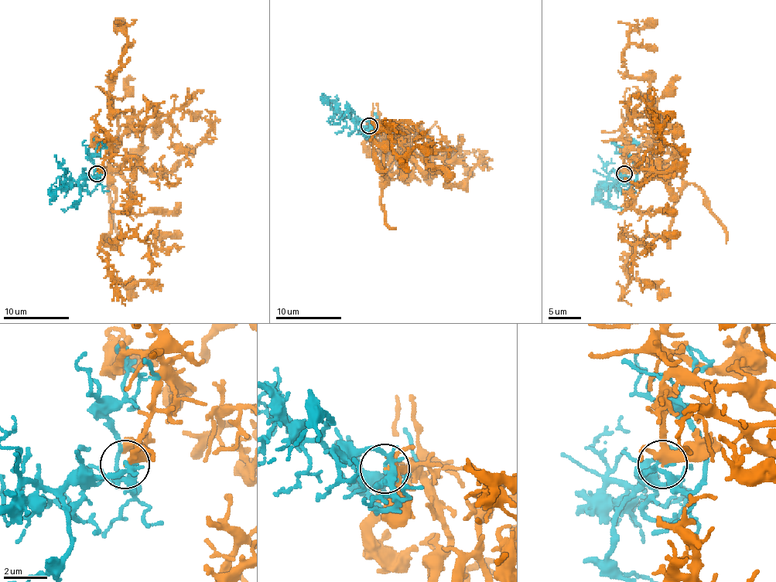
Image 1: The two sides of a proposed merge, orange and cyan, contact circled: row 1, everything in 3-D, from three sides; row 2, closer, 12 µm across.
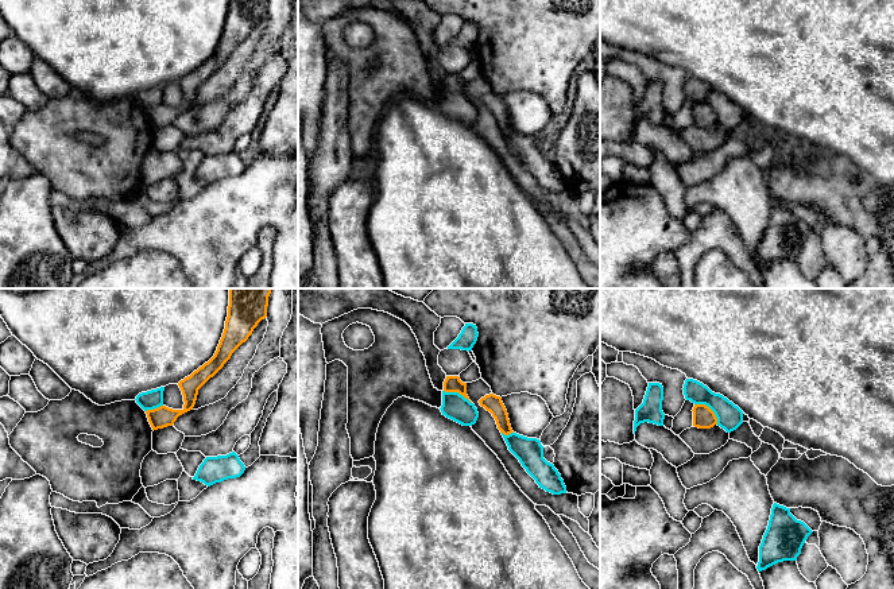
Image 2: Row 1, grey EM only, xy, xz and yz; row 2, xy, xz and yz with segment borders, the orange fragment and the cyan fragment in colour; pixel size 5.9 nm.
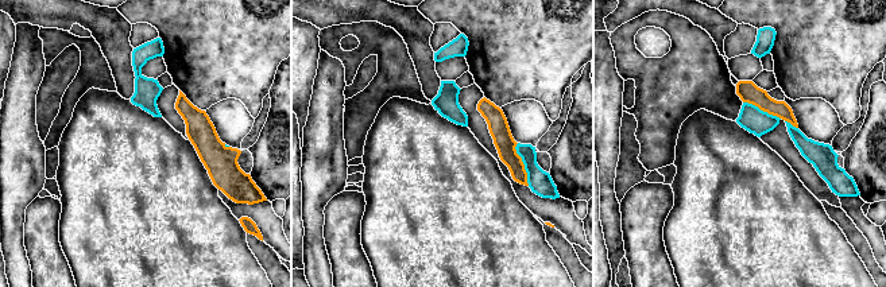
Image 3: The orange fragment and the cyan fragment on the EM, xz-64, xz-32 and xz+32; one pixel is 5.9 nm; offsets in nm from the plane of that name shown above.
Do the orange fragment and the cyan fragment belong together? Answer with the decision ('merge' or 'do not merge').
do not merge

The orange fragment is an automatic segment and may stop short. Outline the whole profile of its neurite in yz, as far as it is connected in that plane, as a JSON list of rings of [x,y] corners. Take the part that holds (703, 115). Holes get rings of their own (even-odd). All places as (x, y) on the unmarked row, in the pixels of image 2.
[[[694,102],[693,105],[693,124],[698,127],[711,127],[717,123],[715,111],[705,102]]]

